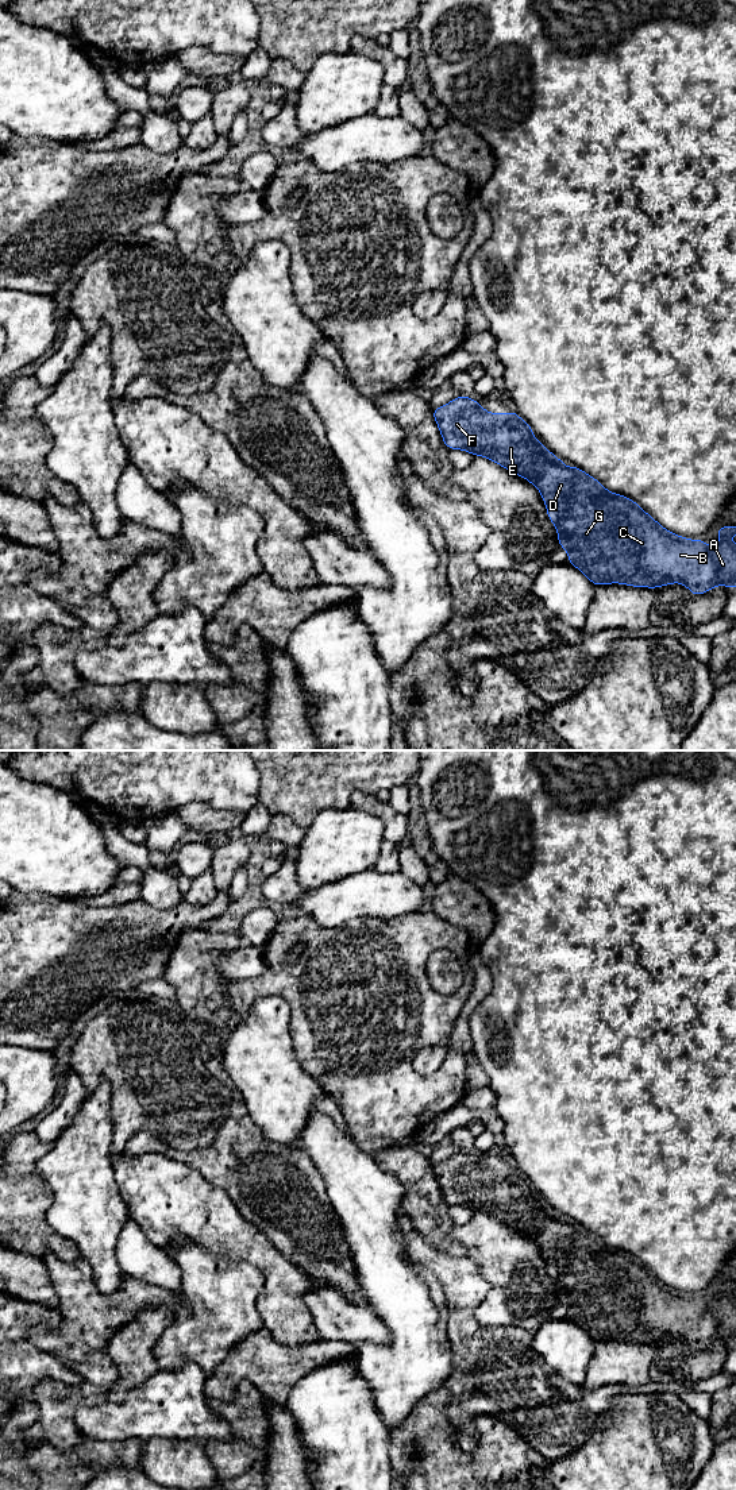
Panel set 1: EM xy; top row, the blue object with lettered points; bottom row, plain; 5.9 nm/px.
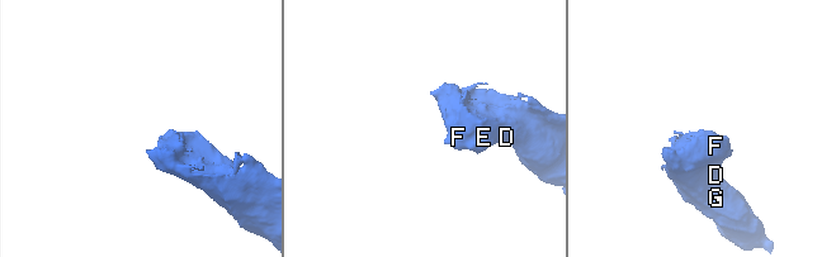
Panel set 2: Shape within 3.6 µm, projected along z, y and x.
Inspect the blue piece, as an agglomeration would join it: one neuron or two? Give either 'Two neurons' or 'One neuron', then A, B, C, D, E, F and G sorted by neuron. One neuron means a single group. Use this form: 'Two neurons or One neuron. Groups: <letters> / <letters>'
One neuron. Groups: A B C D E F G

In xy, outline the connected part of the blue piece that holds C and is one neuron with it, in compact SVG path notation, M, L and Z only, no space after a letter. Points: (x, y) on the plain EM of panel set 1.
M459 1151L444 1162L432 1165L443 1198L448 1205L462 1205L483 1212L512 1230L525 1234L542 1250L547 1273L558 1286L558 1300L567 1306L567 1316L594 1342L620 1339L658 1344L682 1339L694 1352L716 1342L736 1344L736 1301L729 1293L736 1281L716 1284L722 1294L709 1306L709 1298L690 1296L664 1285L631 1254L608 1247L583 1225L567 1223L533 1193L529 1180L509 1169L490 1169L479 1157Z

